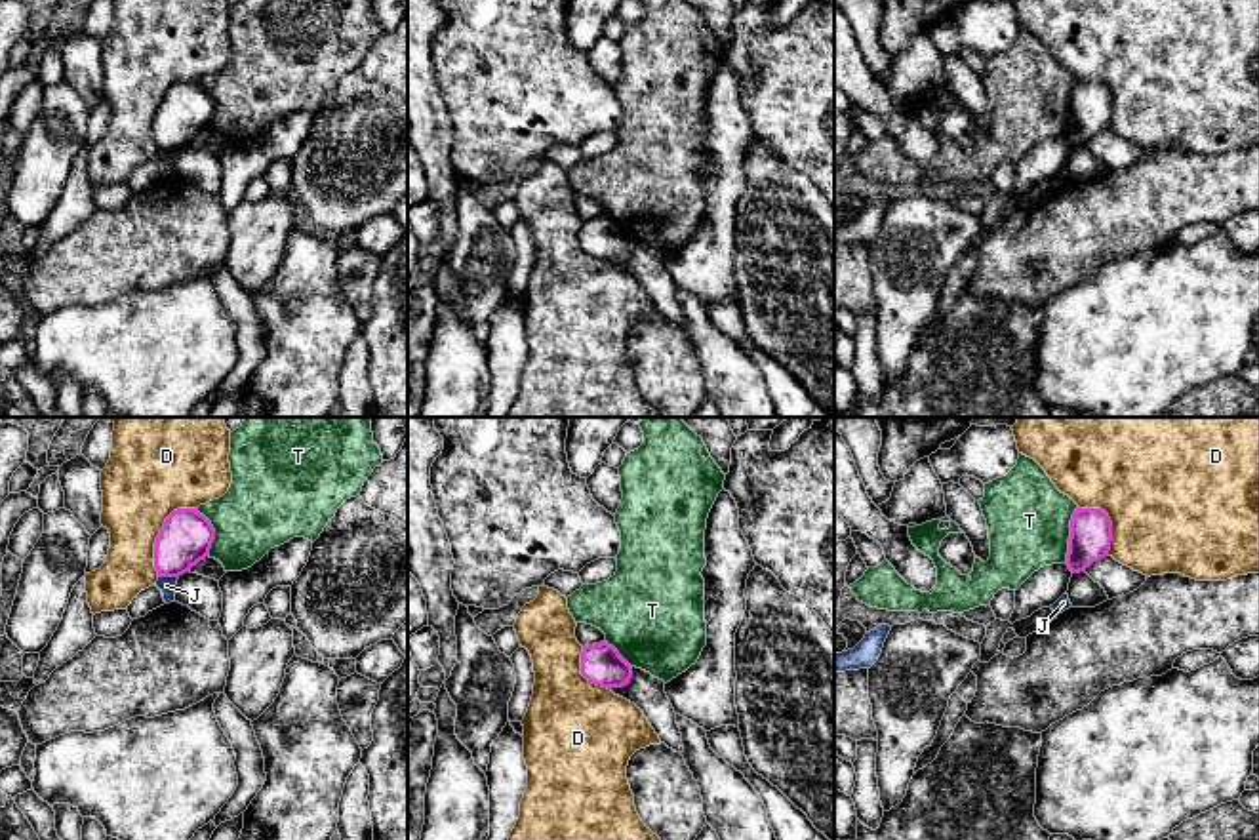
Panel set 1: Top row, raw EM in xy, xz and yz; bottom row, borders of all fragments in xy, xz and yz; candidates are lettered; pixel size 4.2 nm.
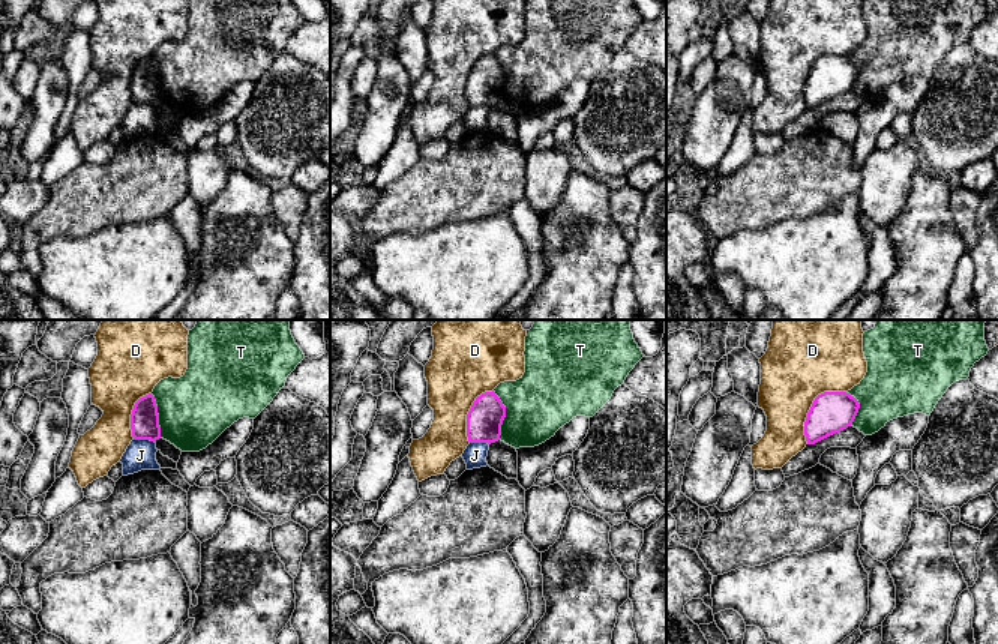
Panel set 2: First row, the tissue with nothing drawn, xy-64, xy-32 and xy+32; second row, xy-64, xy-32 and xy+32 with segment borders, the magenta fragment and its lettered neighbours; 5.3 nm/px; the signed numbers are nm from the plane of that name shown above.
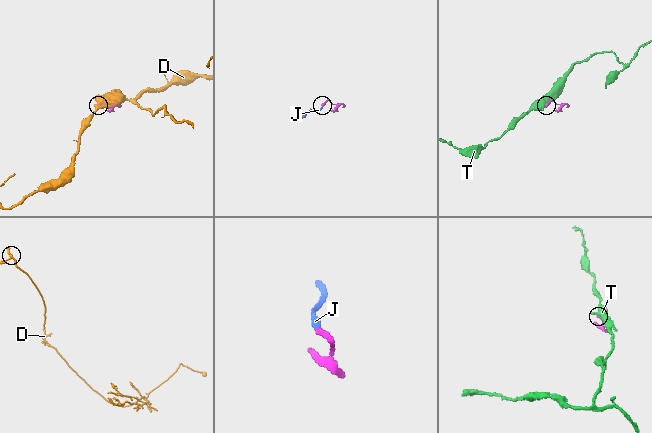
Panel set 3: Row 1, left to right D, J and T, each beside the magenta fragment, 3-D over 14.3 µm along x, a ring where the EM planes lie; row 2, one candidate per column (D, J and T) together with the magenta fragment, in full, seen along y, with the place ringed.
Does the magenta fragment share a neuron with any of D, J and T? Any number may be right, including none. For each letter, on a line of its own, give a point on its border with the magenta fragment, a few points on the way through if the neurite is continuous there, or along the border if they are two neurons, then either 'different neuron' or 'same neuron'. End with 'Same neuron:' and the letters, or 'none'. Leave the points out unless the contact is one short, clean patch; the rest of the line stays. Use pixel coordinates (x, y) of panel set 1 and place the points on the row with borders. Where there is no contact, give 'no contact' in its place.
D: meets magenta in xy at (159, 534); different neuron
J: meets magenta in xy at (168, 576); border along xy (159, 576), (178, 578); different neuron
T: meets magenta in yz at (1071, 536); different neuron
Same neuron: none

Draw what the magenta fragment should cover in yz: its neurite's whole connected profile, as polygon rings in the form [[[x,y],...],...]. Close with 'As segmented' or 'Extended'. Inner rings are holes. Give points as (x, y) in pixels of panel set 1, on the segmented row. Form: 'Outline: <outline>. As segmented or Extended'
Outline: [[[1076,509],[1070,520],[1067,566],[1080,573],[1093,562],[1109,556],[1112,541],[1112,522],[1101,509]]]. As segmented

